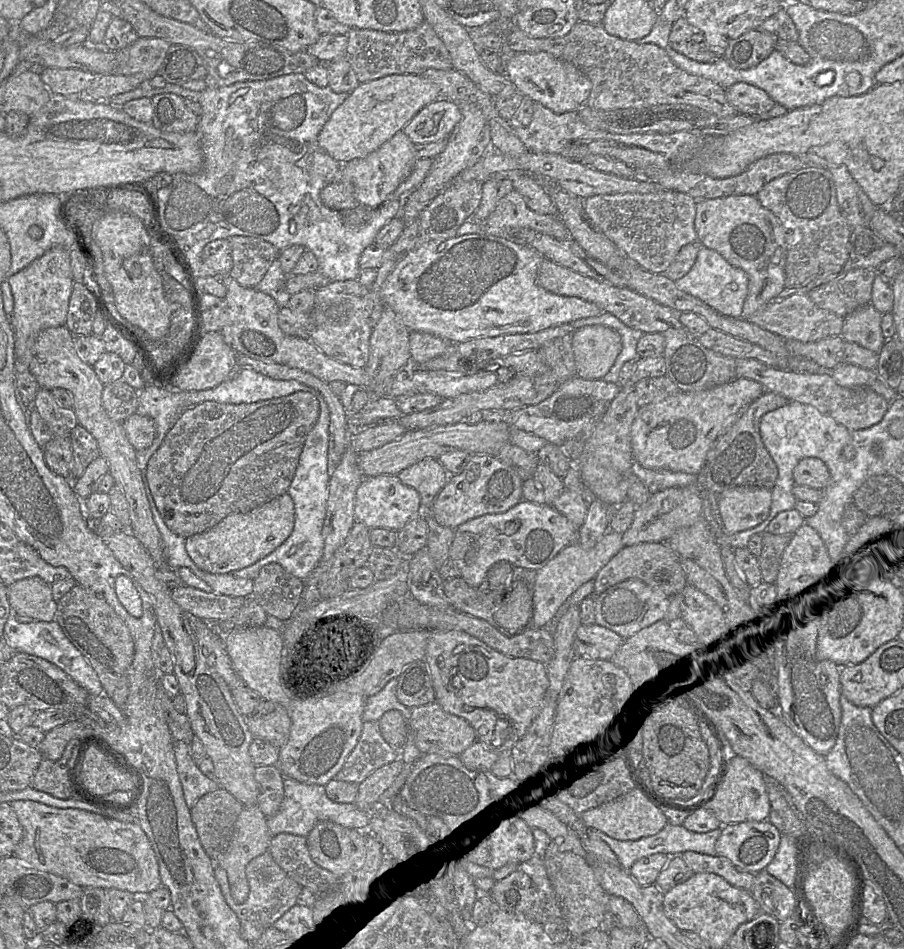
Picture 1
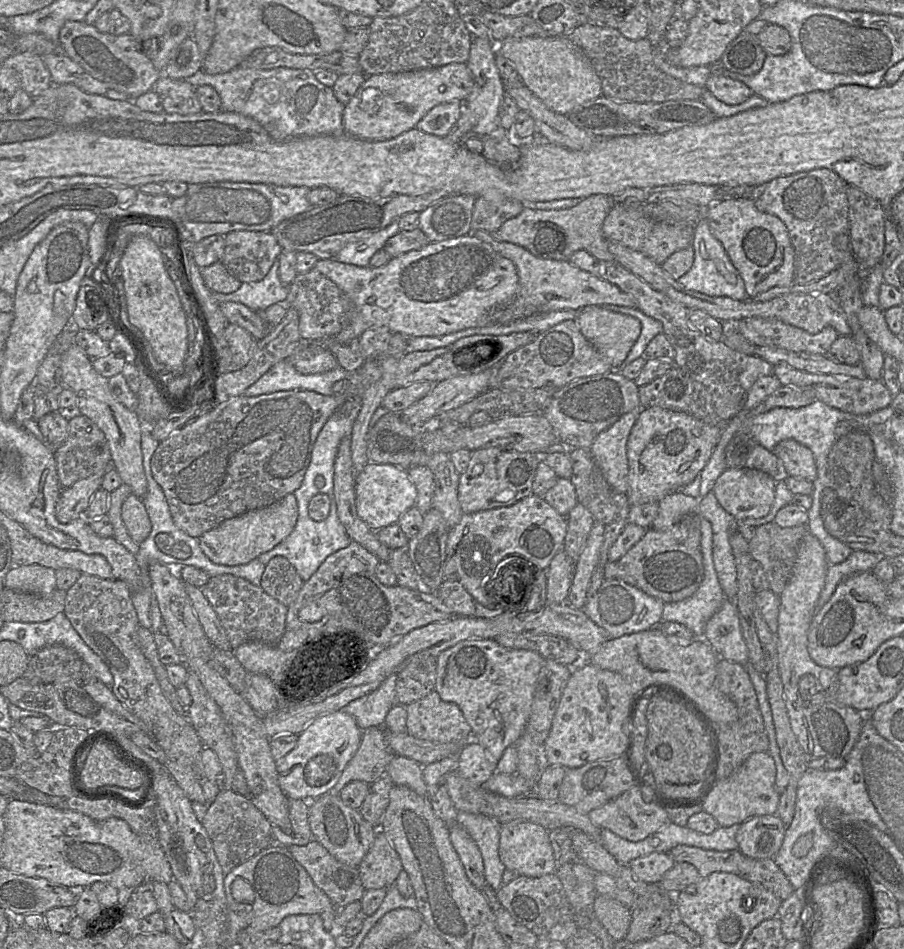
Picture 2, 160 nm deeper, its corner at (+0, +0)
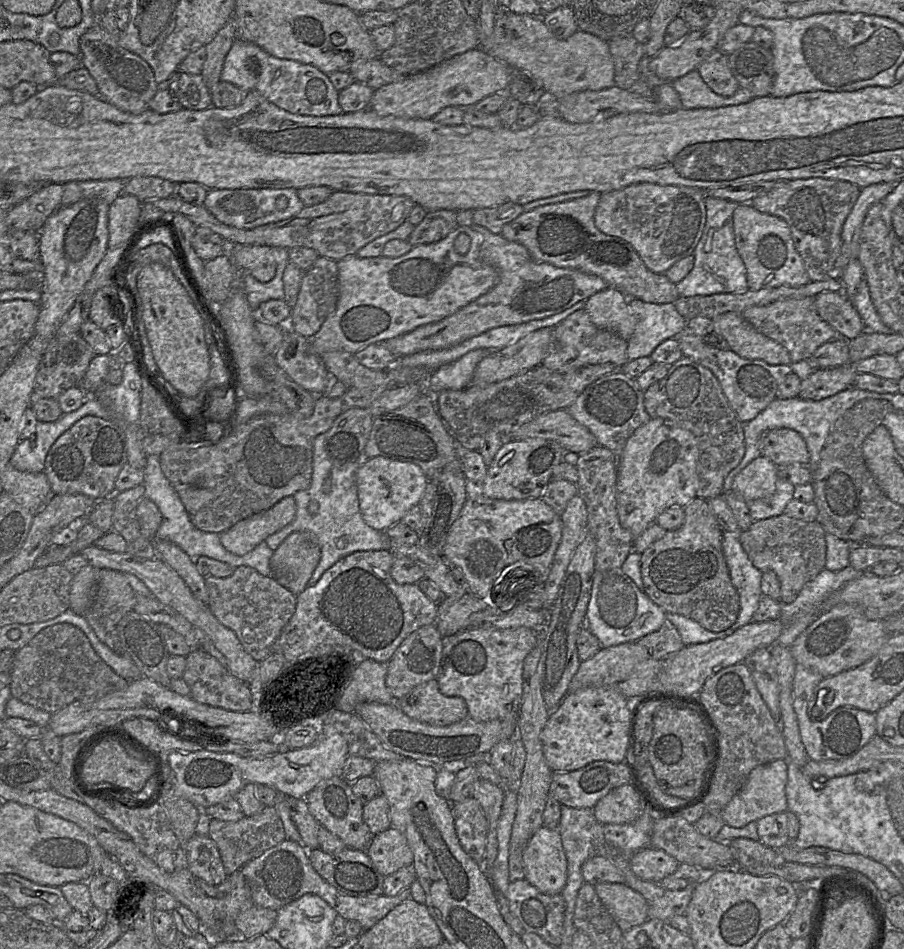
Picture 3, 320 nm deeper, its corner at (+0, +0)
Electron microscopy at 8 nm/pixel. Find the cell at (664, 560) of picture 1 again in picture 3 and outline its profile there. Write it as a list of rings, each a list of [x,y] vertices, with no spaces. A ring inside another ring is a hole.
[[[695,497],[684,506],[684,521],[675,530],[667,530],[662,538],[641,553],[641,576],[645,594],[666,613],[677,613],[699,622],[704,628],[719,632],[731,627],[739,614],[739,595],[733,586],[722,550],[724,531],[711,512],[707,500]]]

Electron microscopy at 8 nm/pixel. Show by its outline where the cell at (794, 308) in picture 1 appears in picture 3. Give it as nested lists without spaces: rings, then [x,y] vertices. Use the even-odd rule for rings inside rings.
[[[823,291],[814,297],[818,315],[840,337],[851,340],[864,332],[864,323],[853,303],[842,291]]]

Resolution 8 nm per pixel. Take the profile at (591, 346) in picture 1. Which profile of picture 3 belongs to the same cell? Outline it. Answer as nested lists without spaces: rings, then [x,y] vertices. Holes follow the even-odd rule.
[[[607,287],[590,296],[584,305],[591,322],[598,328],[611,331],[628,341],[637,318],[628,310],[629,298],[618,289]]]

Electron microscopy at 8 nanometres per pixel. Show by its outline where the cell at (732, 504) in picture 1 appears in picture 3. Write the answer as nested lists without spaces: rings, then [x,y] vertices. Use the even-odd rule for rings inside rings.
[[[760,455],[734,477],[730,491],[747,503],[770,499],[776,488],[777,468],[770,459]]]

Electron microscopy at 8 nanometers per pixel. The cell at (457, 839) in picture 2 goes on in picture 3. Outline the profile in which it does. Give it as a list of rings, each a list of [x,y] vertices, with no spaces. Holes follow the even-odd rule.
[[[471,796],[462,802],[451,803],[451,813],[462,848],[479,865],[485,852],[488,829],[480,804]]]

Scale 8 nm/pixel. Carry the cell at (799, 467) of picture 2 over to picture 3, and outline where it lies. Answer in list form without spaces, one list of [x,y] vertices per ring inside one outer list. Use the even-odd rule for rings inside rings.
[[[775,428],[765,432],[759,443],[760,454],[775,465],[799,463],[807,465],[809,451],[805,440],[793,429]]]

